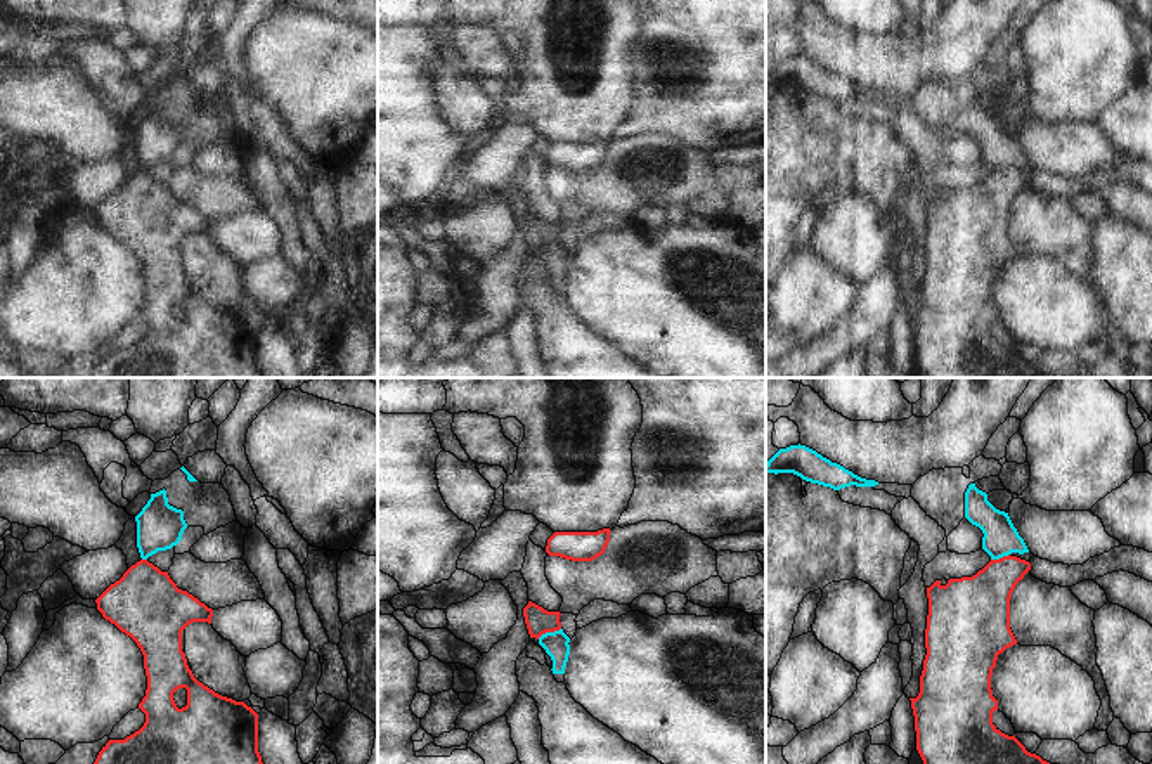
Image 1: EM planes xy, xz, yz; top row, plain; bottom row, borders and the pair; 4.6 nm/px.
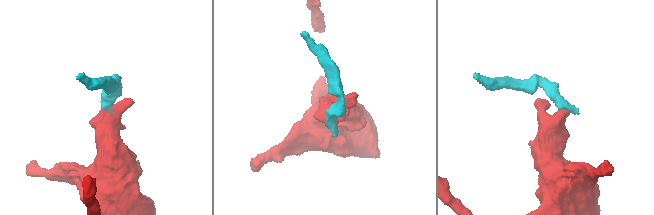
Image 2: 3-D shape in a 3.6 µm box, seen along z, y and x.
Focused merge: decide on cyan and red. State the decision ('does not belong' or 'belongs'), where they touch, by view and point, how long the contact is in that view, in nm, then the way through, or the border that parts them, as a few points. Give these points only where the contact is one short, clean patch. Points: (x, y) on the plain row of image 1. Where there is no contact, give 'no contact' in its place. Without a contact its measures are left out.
does not belong; contact xz (548, 245); length 120 nm; border xz (560, 239), (537, 250)

